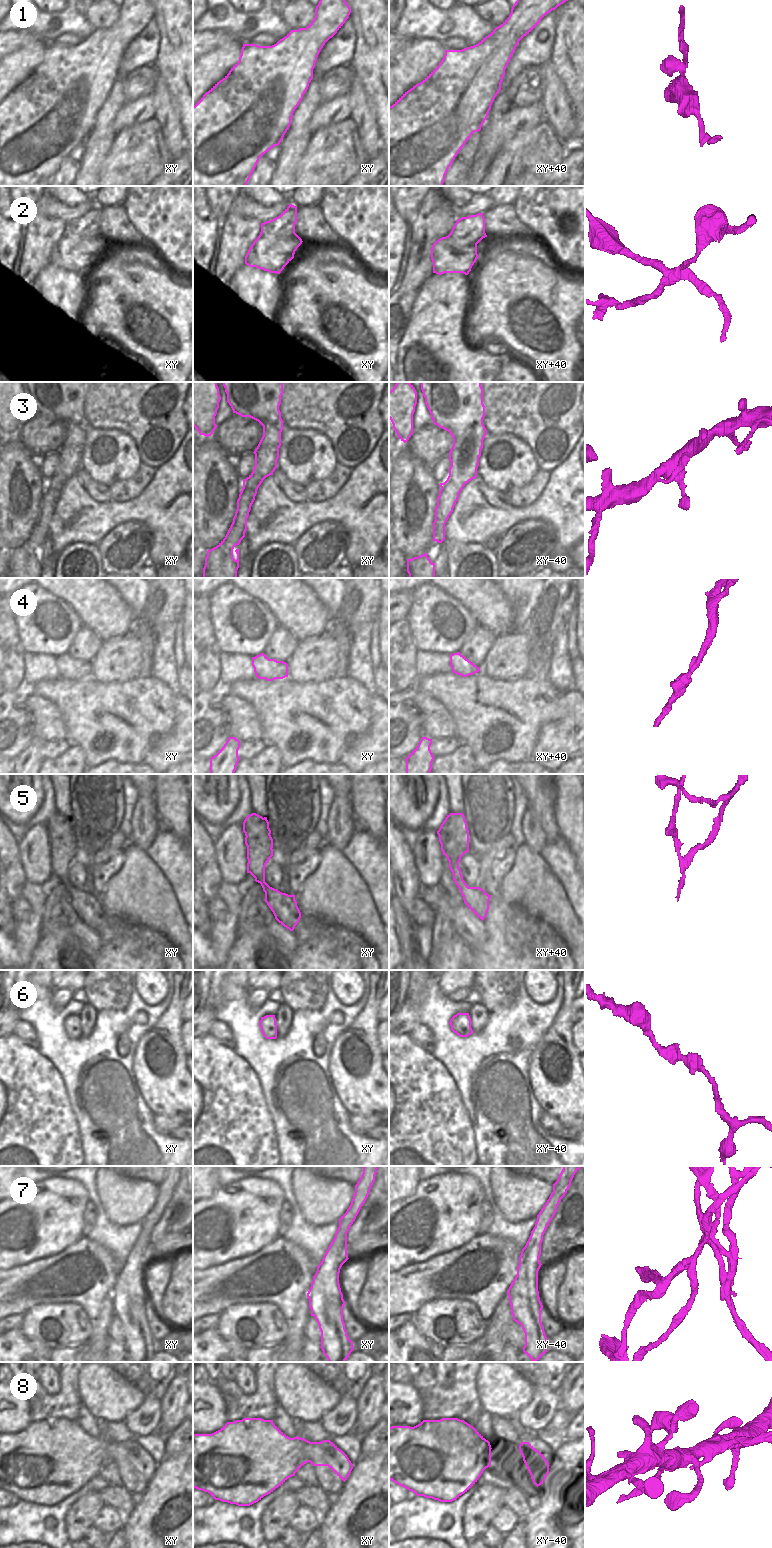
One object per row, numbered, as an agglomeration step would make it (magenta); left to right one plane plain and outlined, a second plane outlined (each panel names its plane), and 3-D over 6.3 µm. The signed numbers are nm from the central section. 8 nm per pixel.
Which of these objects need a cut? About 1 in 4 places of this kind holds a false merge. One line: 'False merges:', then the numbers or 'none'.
False merges: 2, 5, 7

